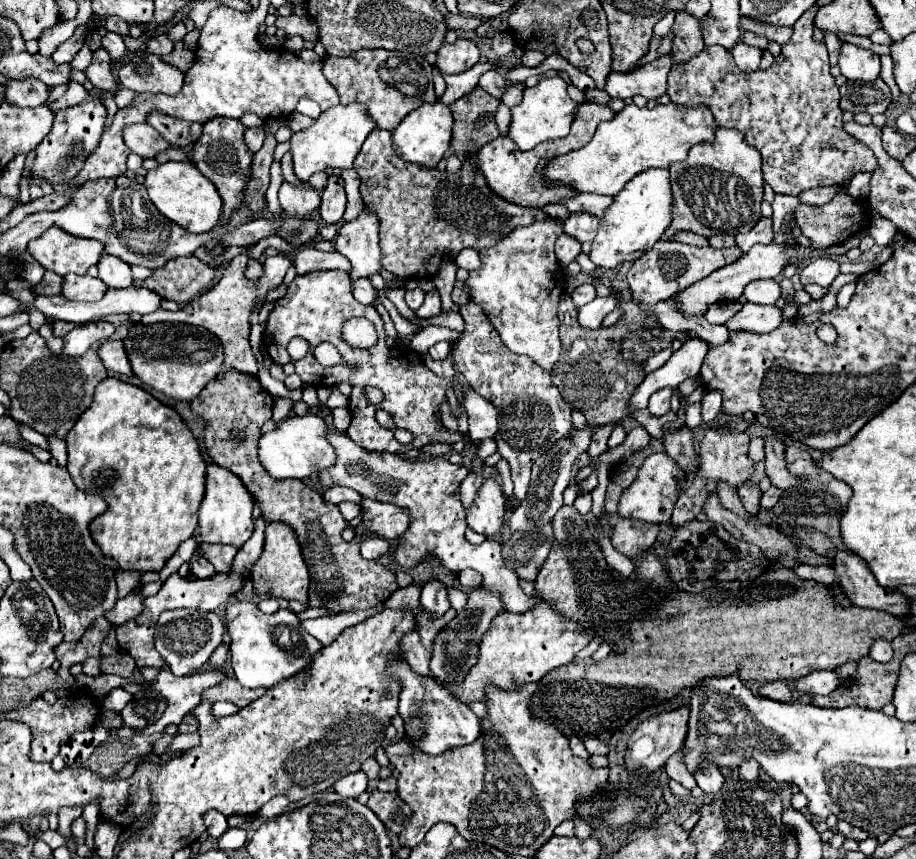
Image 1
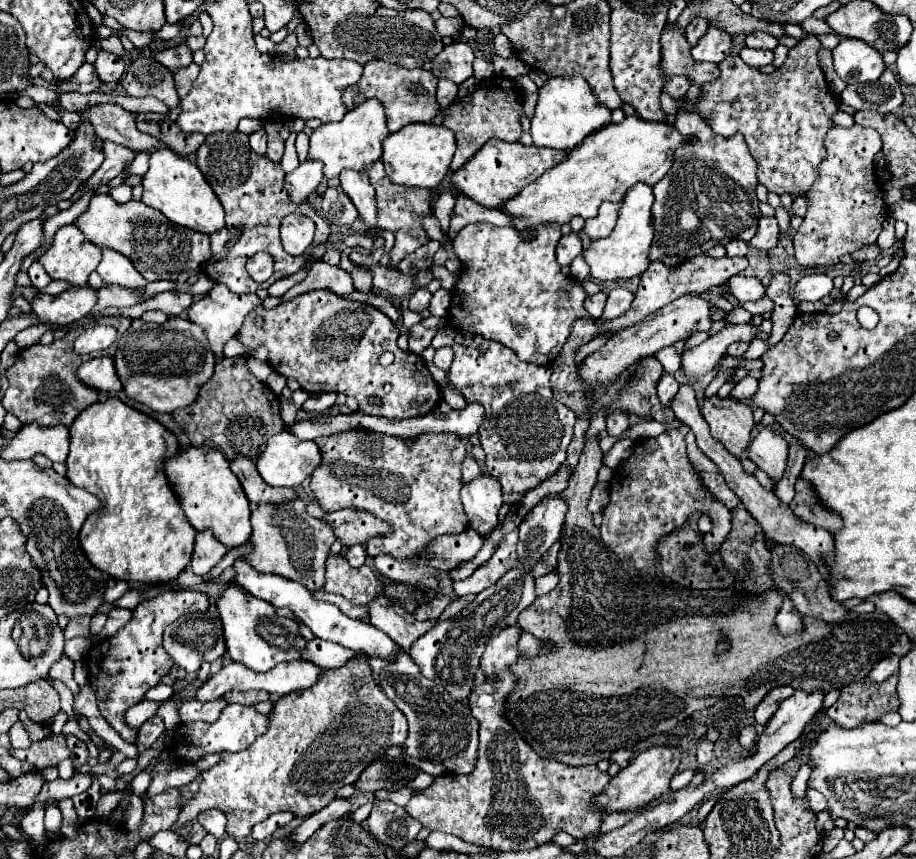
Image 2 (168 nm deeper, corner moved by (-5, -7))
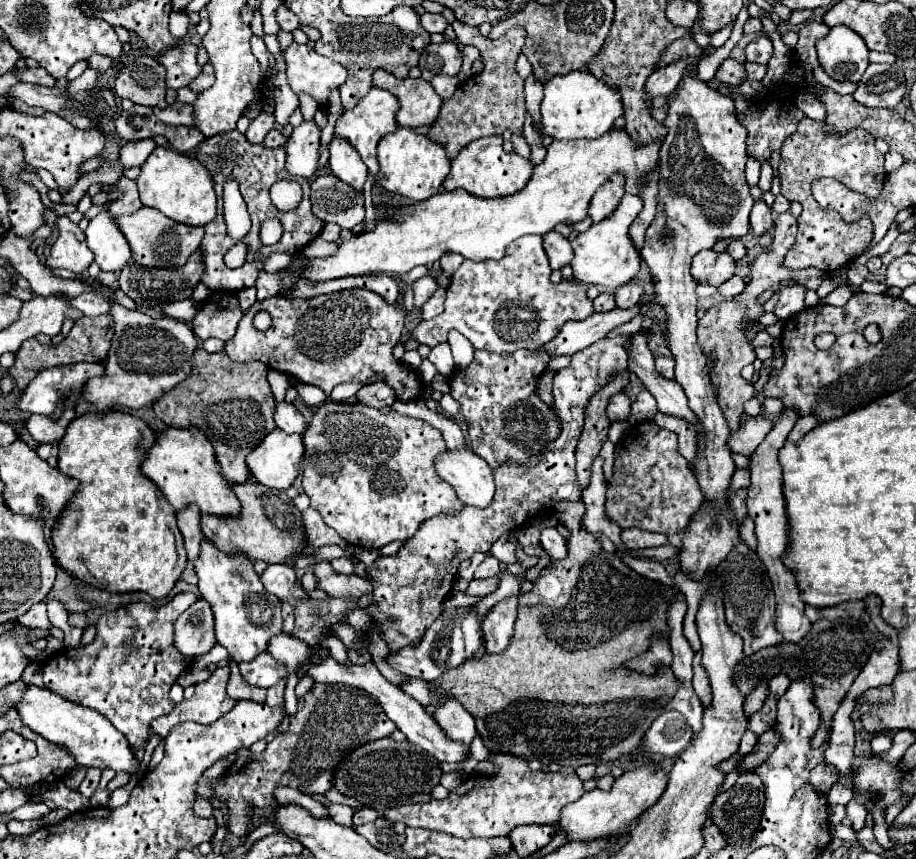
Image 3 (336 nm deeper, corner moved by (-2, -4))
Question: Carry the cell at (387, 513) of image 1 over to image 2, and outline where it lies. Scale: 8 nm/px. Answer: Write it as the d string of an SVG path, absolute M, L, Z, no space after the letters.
M347 507L347 509L327 513L325 519L333 523L337 531L337 539L343 545L359 543L365 547L371 537L385 537L393 531L389 521L379 519L373 513L357 509L357 507Z

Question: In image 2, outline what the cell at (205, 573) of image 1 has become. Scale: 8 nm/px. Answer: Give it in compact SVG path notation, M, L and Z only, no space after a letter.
M201 531L197 533L195 539L195 551L191 557L191 569L195 575L207 575L227 553L227 547L217 543L217 539L213 539L211 531Z

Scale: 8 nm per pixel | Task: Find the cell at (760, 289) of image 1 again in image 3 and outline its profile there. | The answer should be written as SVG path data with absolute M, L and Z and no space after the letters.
M732 276L730 280L726 280L724 284L718 286L718 292L724 296L724 298L734 298L742 292L742 288L746 286L746 282L740 278L740 276Z

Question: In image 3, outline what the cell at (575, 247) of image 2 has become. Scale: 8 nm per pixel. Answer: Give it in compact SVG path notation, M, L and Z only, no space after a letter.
M548 232L544 236L544 250L546 250L546 256L548 256L552 270L560 270L562 266L570 264L572 254L574 254L568 238L560 236L558 232Z

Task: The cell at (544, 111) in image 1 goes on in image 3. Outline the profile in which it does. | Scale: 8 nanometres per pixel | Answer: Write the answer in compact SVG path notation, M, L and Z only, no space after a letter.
M576 70L566 76L554 76L544 84L544 100L540 104L542 132L554 136L554 140L576 140L576 138L600 138L606 134L614 120L624 114L620 92L598 80L586 70Z

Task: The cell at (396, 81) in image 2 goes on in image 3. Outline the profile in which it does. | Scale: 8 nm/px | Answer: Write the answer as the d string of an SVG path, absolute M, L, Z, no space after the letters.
M374 72L374 86L384 88L388 92L394 92L400 100L398 110L398 124L406 128L418 128L418 126L432 126L442 108L442 98L434 92L432 84L422 78L394 78L388 72Z

